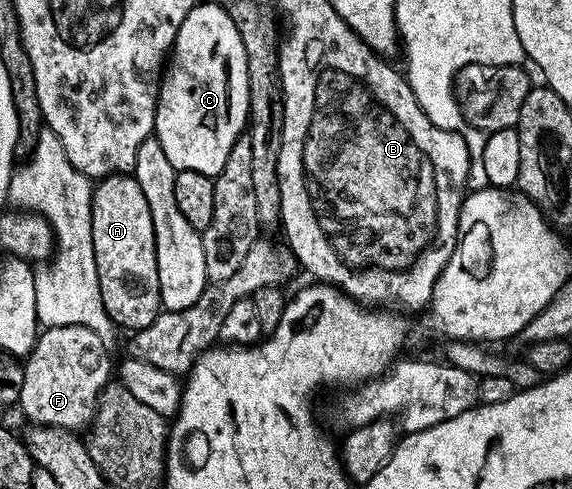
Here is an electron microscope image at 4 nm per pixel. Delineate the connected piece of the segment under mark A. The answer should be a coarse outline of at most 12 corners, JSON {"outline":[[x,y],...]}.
{"outline":[[132,174],[93,189],[99,293],[118,328],[161,314],[151,209]]}

